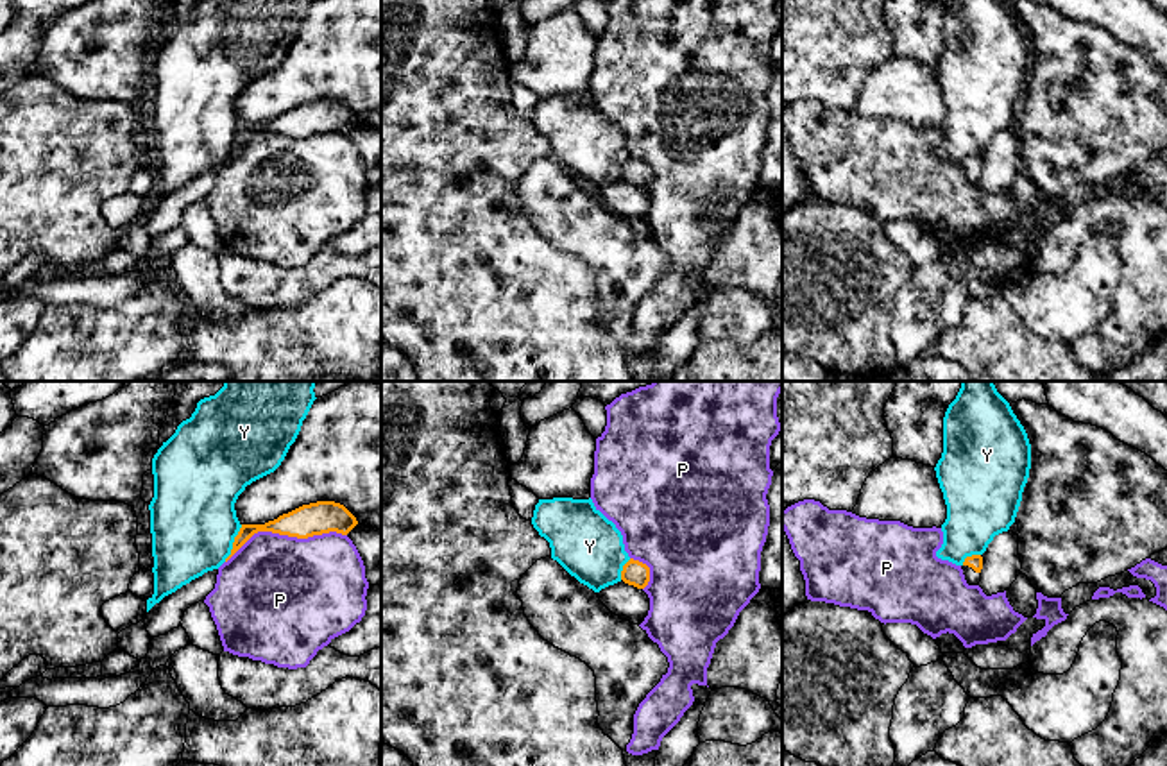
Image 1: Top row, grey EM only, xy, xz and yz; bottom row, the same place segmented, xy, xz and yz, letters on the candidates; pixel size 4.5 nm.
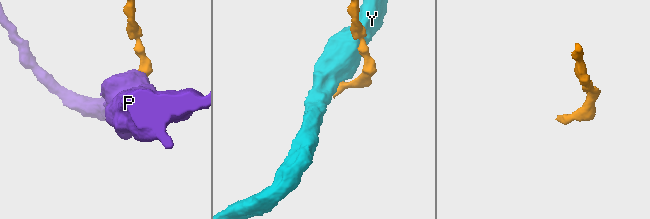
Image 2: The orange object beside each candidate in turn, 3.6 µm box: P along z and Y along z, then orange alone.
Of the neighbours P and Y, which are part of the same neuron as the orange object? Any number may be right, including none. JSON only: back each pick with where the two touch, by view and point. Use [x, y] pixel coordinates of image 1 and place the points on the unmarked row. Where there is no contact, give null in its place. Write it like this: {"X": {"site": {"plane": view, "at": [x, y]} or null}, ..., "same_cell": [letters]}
{"same_cell": []}

